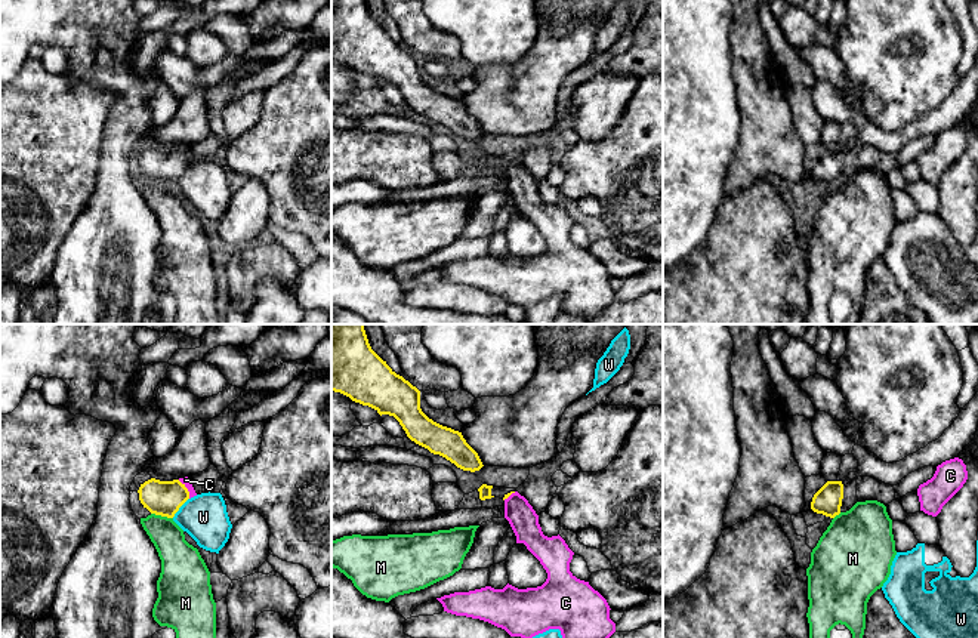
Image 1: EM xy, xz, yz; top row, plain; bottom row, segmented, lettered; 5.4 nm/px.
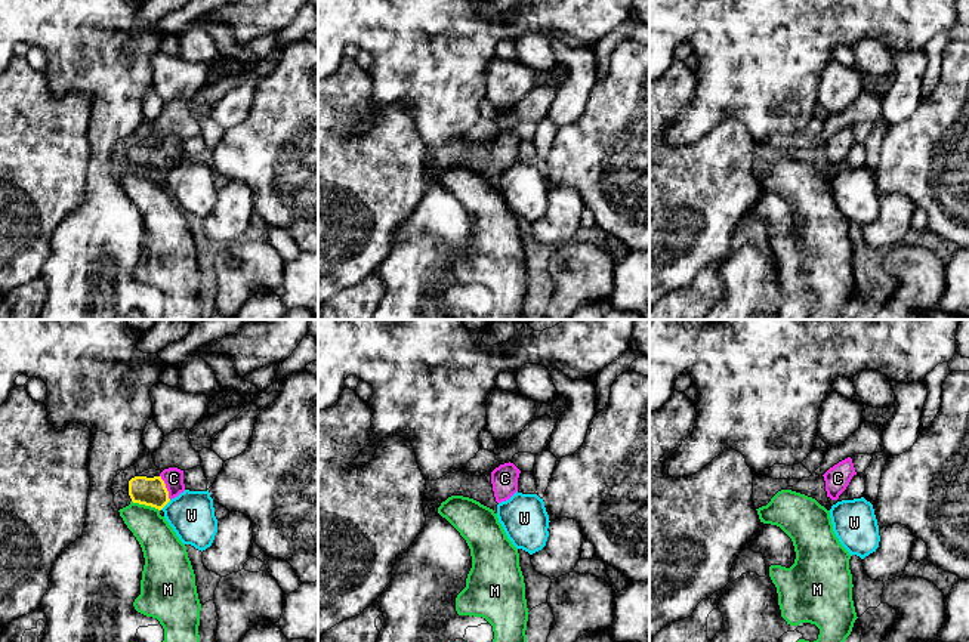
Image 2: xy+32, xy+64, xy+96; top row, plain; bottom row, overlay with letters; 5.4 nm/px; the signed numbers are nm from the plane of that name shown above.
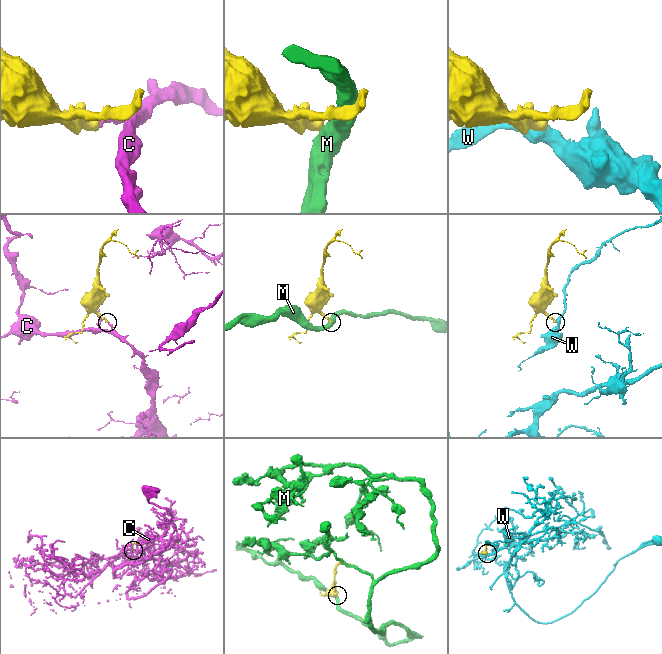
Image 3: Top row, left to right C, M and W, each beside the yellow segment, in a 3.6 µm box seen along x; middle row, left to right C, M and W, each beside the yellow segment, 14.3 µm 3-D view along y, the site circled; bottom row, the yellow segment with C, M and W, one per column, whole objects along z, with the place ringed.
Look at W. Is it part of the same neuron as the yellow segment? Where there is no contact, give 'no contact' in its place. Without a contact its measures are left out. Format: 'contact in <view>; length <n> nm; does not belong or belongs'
contact in xy; length 140 nm; does not belong

